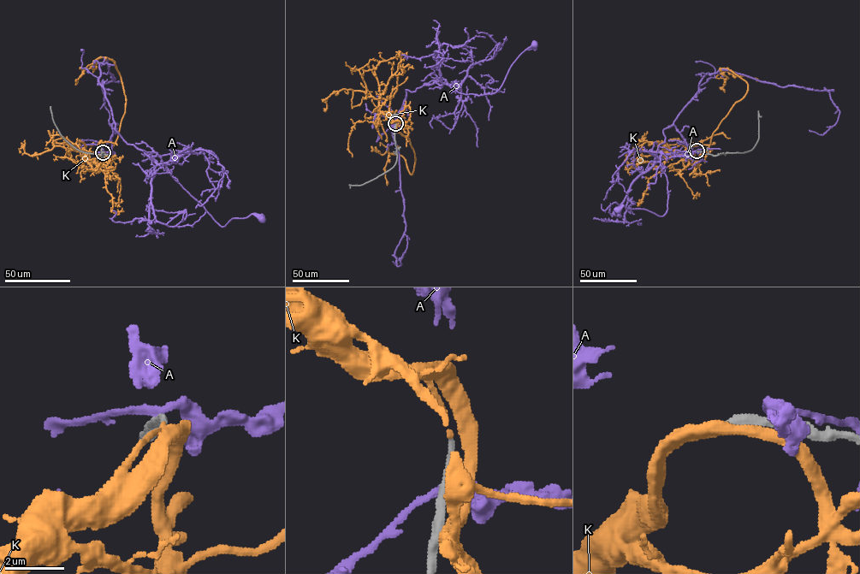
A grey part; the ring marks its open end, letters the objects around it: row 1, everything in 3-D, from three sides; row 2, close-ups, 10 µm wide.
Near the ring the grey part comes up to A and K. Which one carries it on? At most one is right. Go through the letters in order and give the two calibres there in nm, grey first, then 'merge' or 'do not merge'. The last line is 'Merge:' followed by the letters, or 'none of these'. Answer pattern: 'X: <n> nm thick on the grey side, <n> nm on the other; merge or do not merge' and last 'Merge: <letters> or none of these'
A: 240 nm thick on the grey side, 240 nm on the other; do not merge
K: 240 nm thick on the grey side, 140 nm on the other; merge
Merge: K

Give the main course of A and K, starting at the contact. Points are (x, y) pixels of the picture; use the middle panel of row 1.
A: (395, 125), (405, 125), (406, 90), (414, 91), (436, 82), (464, 94), (495, 93), (511, 65), (534, 44)
K: (395, 123), (395, 127), (409, 139), (415, 162), (411, 174), (403, 157), (388, 154), (384, 168), (387, 185)

